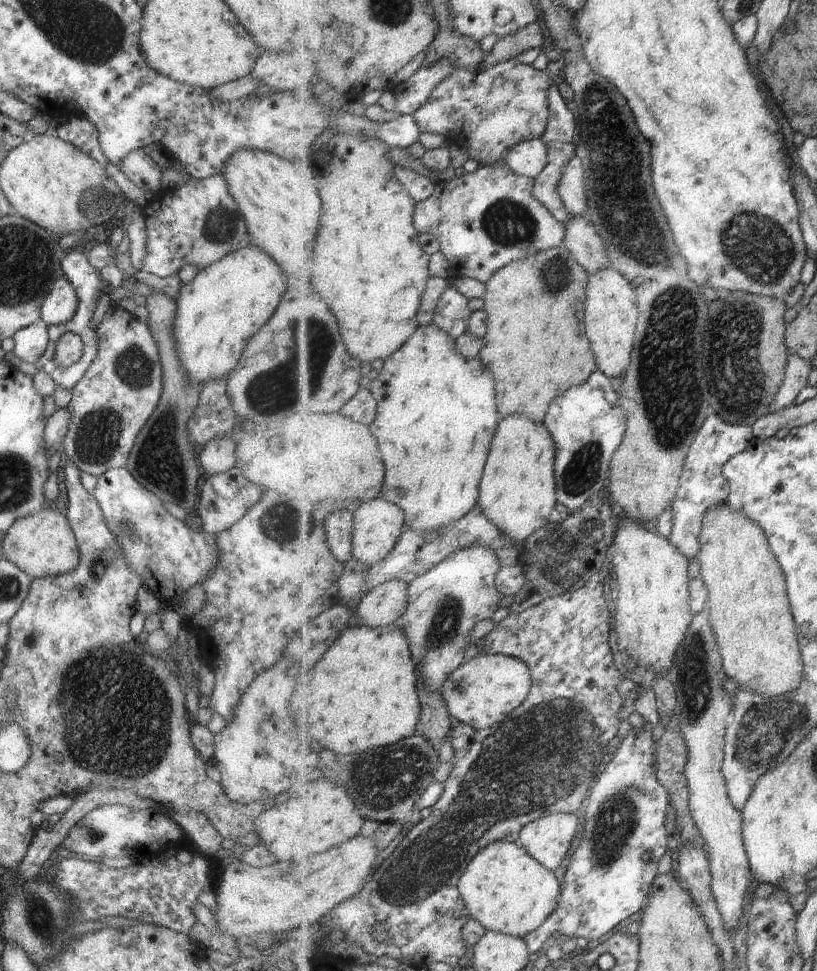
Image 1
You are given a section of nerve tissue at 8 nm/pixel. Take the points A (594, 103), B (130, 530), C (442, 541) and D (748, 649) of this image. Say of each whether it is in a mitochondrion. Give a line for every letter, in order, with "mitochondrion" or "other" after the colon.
A: mitochondrion
B: mitochondrion
C: mitochondrion
D: other

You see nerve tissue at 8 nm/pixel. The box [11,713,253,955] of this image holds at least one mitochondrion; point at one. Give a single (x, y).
(38, 912)

